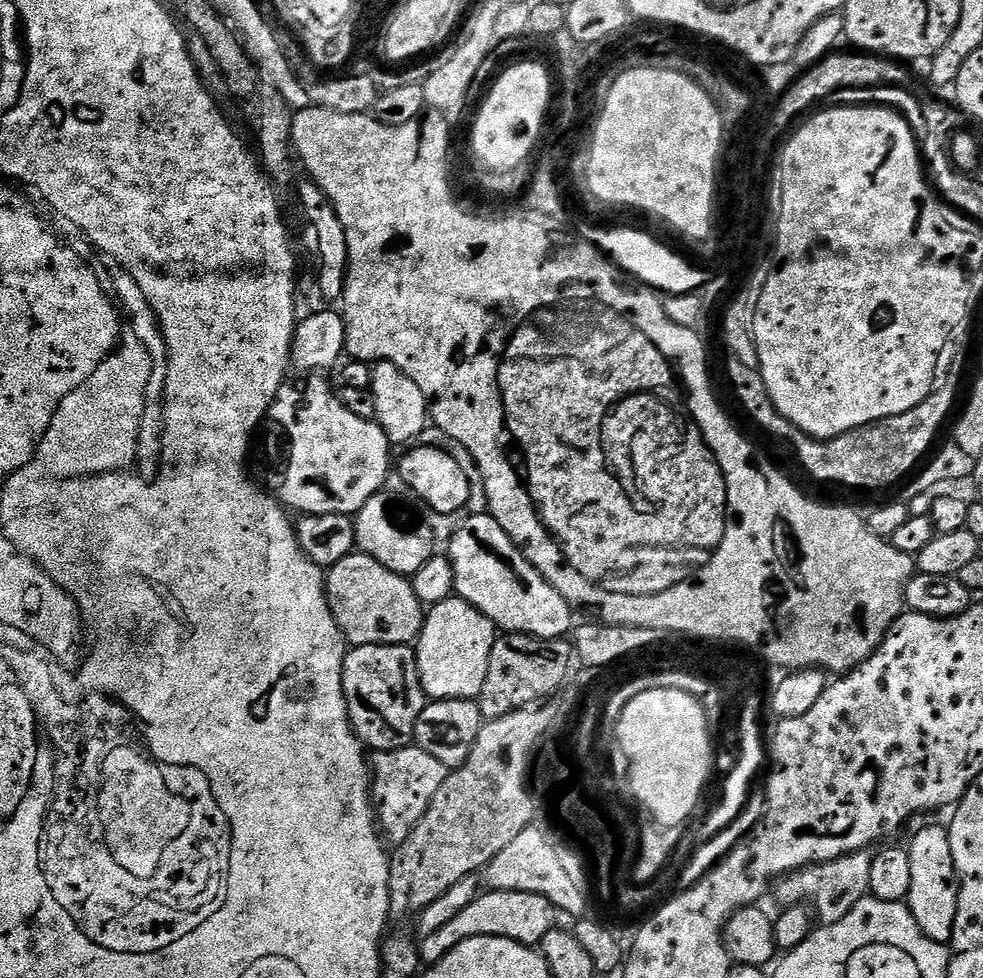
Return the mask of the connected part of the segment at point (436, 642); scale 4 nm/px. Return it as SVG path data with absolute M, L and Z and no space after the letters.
M455 594L431 605L424 617L424 628L420 632L420 639L414 645L421 686L426 696L433 701L476 700L482 690L482 682L486 682L486 666L490 666L490 650L494 646L497 635L498 629L490 618L483 616L473 604L461 600Z

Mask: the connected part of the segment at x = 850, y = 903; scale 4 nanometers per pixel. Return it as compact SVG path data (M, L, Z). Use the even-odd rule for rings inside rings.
M865 850L863 852L852 852L849 856L831 860L825 864L812 864L808 868L801 868L799 872L793 872L783 877L775 885L774 896L776 892L777 898L781 900L781 905L784 906L811 906L815 915L819 919L820 916L824 919L821 921L825 925L833 924L842 918L846 918L848 911L869 895L868 883L870 882L872 858L873 853Z

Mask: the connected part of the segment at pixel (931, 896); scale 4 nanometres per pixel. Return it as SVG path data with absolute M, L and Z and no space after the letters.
M942 823L928 824L920 828L906 844L910 858L910 894L906 901L918 926L934 942L948 944L954 930L954 918L958 914L960 882L954 866L954 854L950 850L948 829Z

